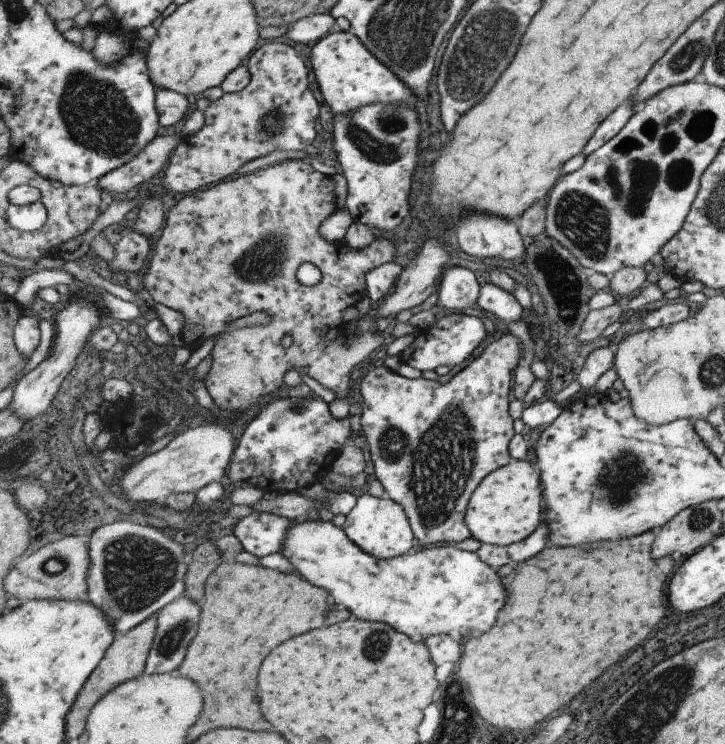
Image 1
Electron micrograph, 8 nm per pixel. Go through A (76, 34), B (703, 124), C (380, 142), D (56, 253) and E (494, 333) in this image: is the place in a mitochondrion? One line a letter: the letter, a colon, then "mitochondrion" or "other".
A: other
B: mitochondrion
C: mitochondrion
D: other
E: other

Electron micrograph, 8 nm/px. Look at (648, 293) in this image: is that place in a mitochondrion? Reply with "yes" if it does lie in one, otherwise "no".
no

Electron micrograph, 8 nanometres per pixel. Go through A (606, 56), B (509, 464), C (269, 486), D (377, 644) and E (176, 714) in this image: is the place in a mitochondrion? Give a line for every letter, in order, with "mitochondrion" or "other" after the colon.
A: other
B: other
C: other
D: mitochondrion
E: other

